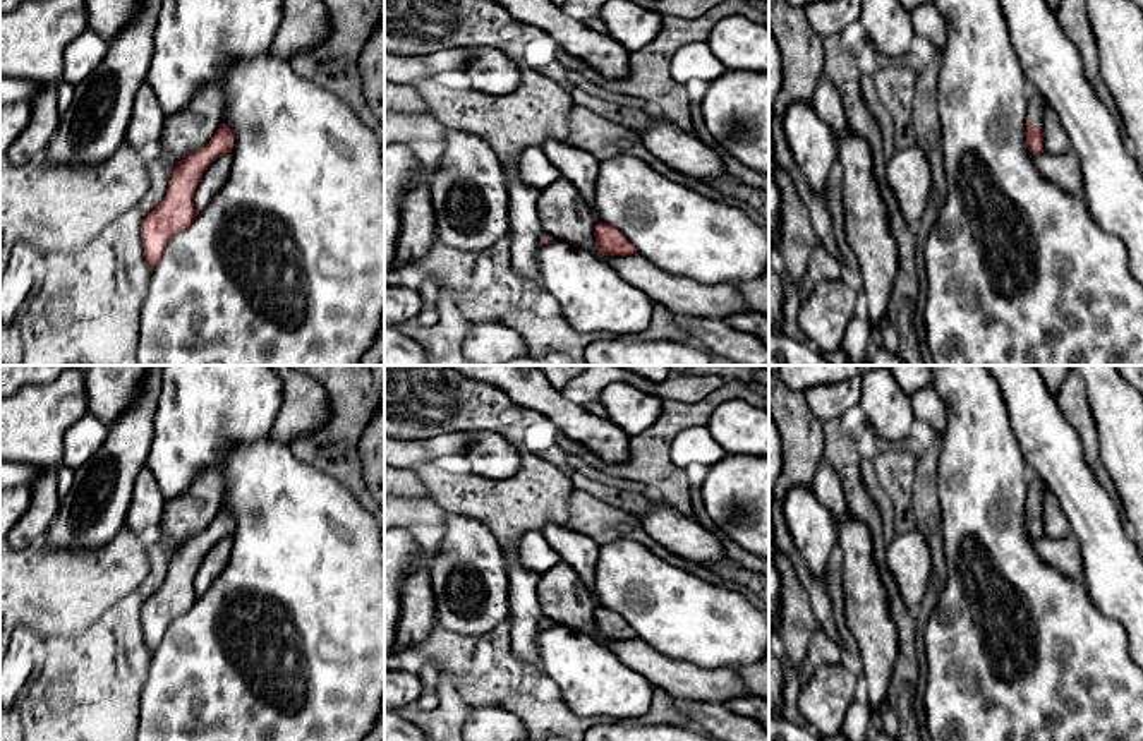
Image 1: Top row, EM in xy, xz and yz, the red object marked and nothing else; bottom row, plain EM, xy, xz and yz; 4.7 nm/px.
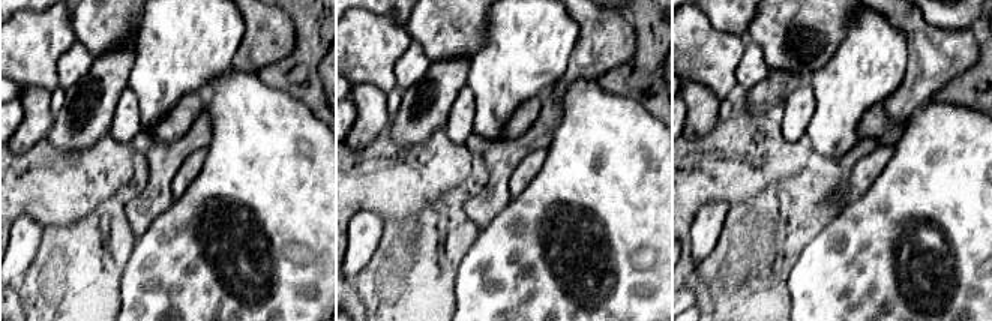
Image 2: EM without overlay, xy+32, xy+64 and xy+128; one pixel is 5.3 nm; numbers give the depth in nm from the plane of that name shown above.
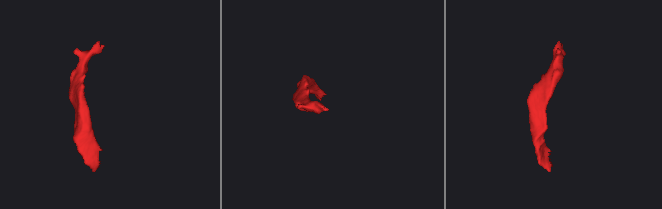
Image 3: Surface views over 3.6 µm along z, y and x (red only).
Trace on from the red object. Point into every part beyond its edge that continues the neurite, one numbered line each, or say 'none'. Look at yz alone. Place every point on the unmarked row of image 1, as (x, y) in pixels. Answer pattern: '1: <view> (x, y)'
1: yz (1037, 489)

